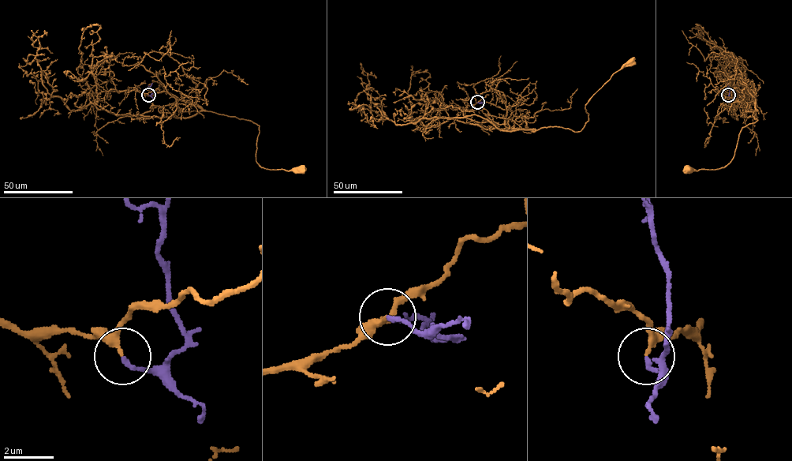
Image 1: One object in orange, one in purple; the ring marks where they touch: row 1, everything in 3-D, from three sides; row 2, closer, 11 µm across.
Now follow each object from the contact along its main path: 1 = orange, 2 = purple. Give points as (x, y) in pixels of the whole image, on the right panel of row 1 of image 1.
1: (728, 95), (741, 85), (755, 92), (757, 120), (741, 129), (734, 155), (724, 166), (689, 169)
2: (728, 95), (727, 83)

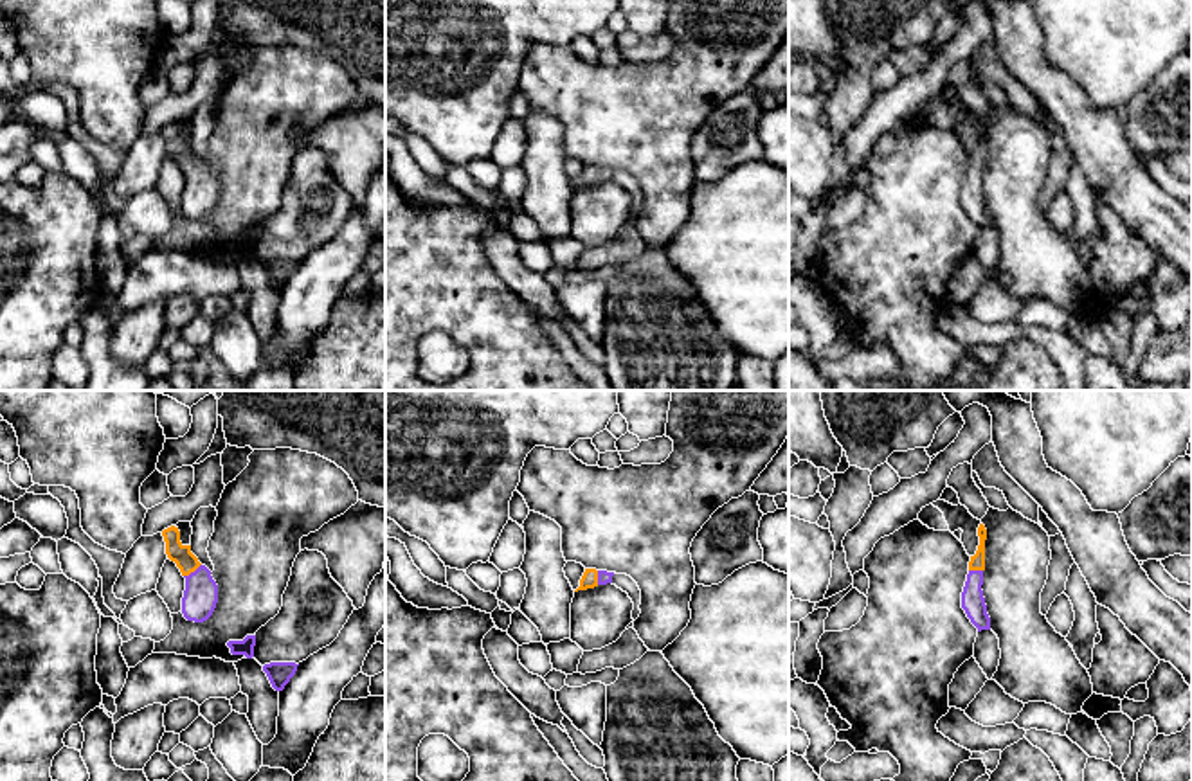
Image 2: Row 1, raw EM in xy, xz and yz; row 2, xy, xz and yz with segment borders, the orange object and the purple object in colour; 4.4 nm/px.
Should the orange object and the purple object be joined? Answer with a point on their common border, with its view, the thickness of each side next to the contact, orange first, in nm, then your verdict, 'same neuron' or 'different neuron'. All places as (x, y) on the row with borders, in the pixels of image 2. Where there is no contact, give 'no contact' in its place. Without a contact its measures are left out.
meets orange in xy at (191, 571); 90 nm thick on the orange side, 160 nm on the other; same neuron

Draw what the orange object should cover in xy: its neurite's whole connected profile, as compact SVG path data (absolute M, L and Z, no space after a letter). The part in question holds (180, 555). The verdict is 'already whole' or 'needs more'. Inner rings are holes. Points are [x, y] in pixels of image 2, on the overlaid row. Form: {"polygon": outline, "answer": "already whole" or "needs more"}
{"polygon": "M171 525L162 531L166 542L166 554L176 563L185 578L185 590L182 597L182 614L187 621L207 621L218 603L218 585L211 570L198 561L191 552L191 545L180 542L178 527Z", "answer": "needs more"}

